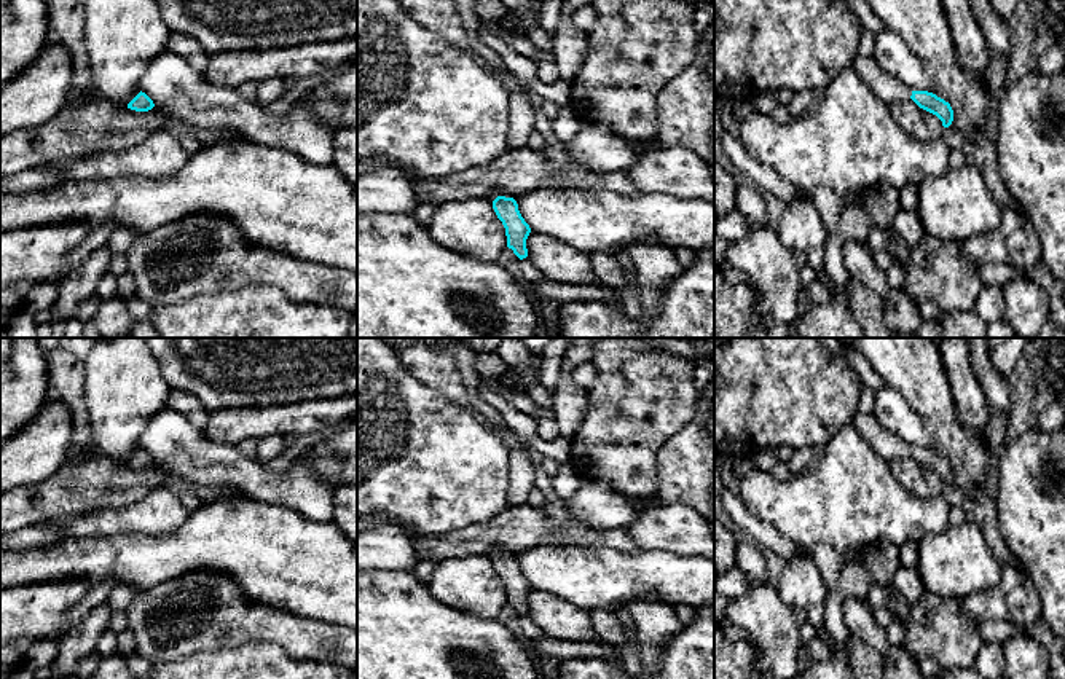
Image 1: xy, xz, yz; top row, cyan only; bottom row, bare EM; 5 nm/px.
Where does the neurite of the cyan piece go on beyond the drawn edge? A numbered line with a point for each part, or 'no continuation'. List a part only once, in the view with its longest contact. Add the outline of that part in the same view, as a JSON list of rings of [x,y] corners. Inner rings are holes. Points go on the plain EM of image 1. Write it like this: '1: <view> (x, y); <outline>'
1: yz (884, 442); [[[858,413],[856,418],[853,419],[853,426],[866,438],[872,449],[886,461],[906,457],[910,456],[912,453],[912,448],[904,440],[896,437],[893,432],[886,430],[877,421],[874,413],[872,414]]]

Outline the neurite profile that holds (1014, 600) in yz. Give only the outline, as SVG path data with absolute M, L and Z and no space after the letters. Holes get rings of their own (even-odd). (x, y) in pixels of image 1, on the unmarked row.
M1001 564L1001 569L998 585L963 599L963 609L979 623L1004 620L1024 631L1041 620L1039 596L1024 569L1011 564Z

